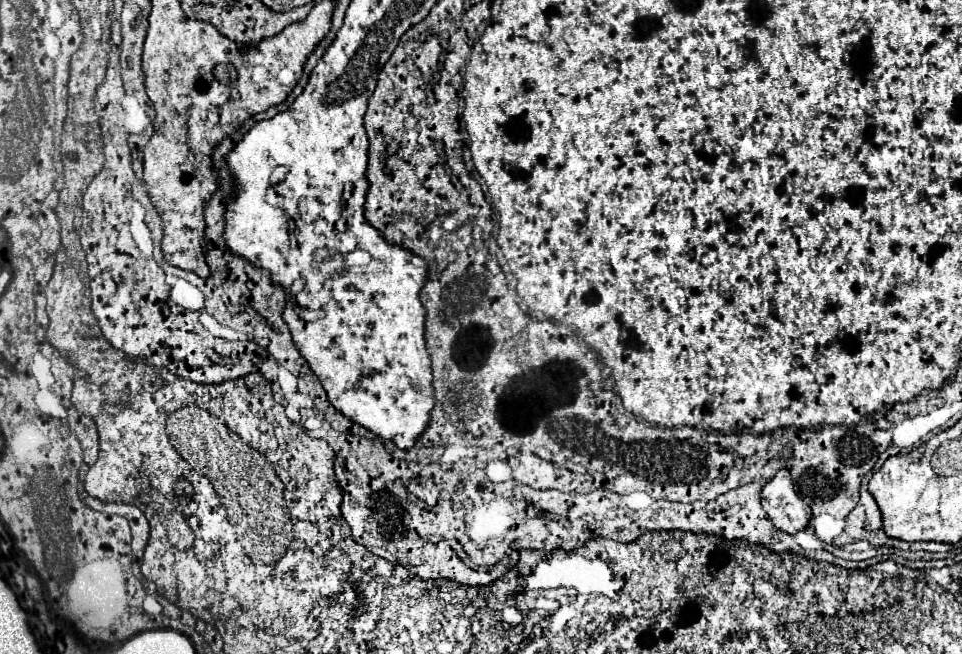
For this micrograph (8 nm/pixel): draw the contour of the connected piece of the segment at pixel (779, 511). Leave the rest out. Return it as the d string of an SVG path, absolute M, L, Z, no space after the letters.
M785 468L763 486L761 504L773 526L787 534L803 530L811 520L811 508L795 494L793 482Z

